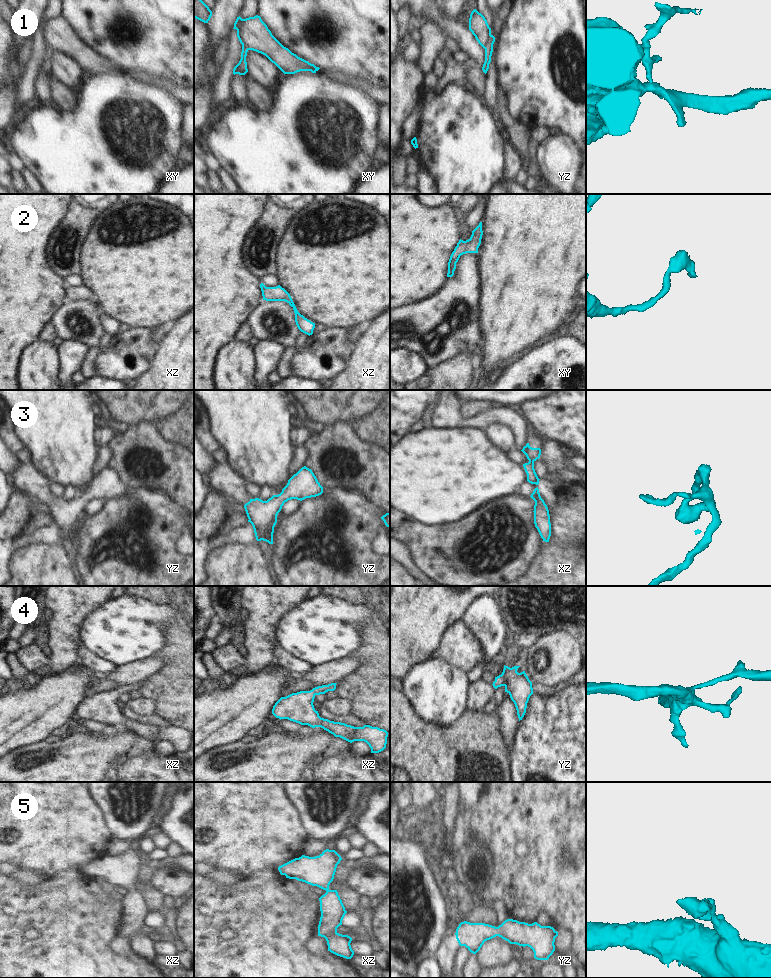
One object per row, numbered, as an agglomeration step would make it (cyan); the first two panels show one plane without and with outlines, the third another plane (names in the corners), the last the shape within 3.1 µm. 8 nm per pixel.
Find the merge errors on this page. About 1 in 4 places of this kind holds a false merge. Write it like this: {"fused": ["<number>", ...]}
{"fused": ["1"]}

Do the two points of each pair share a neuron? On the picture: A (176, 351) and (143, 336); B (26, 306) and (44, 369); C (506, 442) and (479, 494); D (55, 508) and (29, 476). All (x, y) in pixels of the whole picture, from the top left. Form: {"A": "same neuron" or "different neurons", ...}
{"A": "different neurons", "B": "different neurons", "C": "different neurons", "D": "same neuron"}

